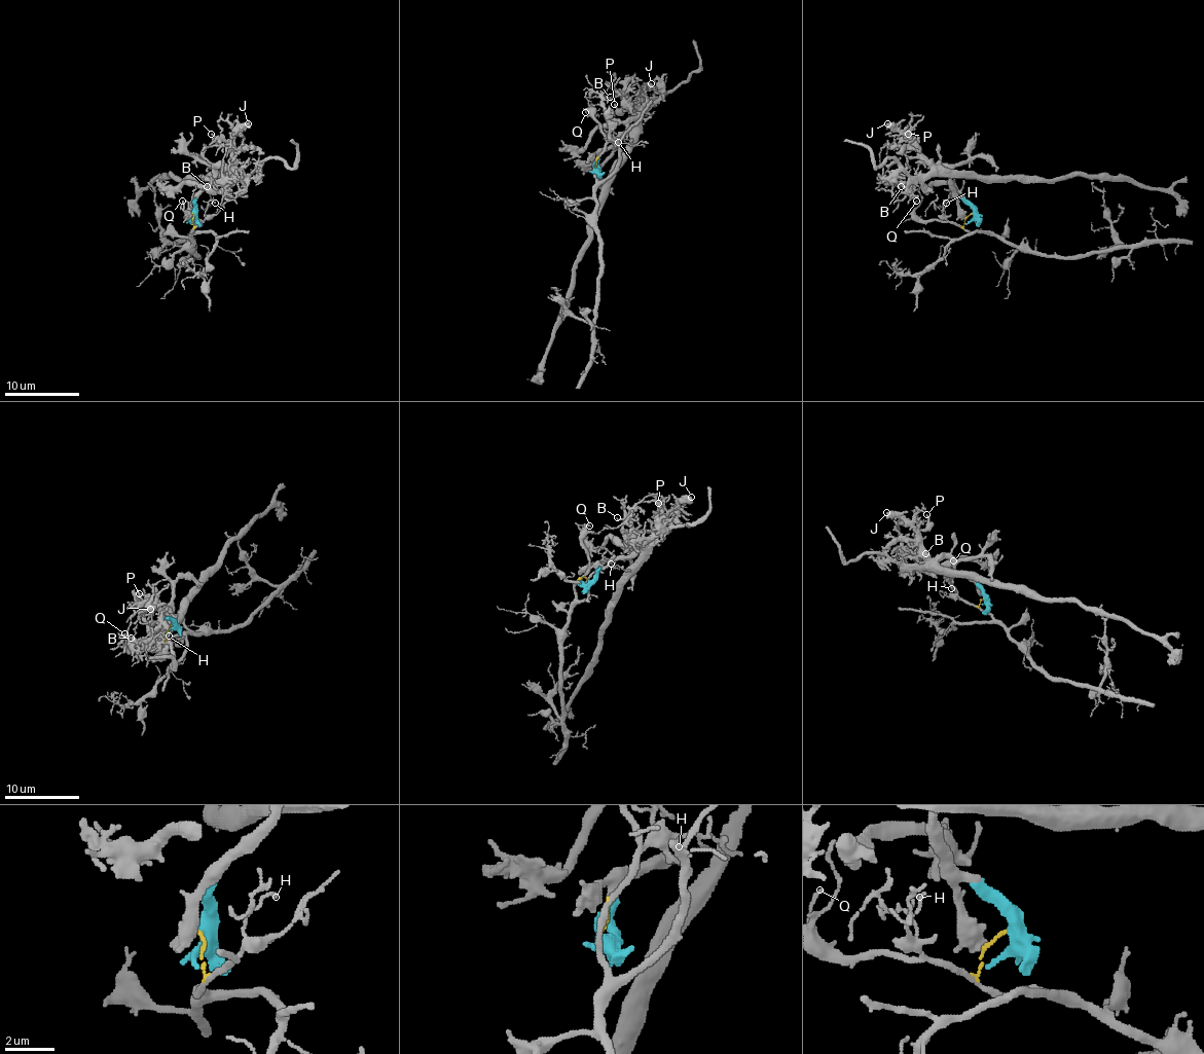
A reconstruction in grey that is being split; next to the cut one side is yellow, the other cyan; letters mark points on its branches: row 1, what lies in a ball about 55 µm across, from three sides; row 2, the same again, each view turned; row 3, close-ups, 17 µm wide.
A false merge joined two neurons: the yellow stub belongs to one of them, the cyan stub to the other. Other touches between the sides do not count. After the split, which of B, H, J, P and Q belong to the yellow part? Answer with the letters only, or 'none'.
H, Q

